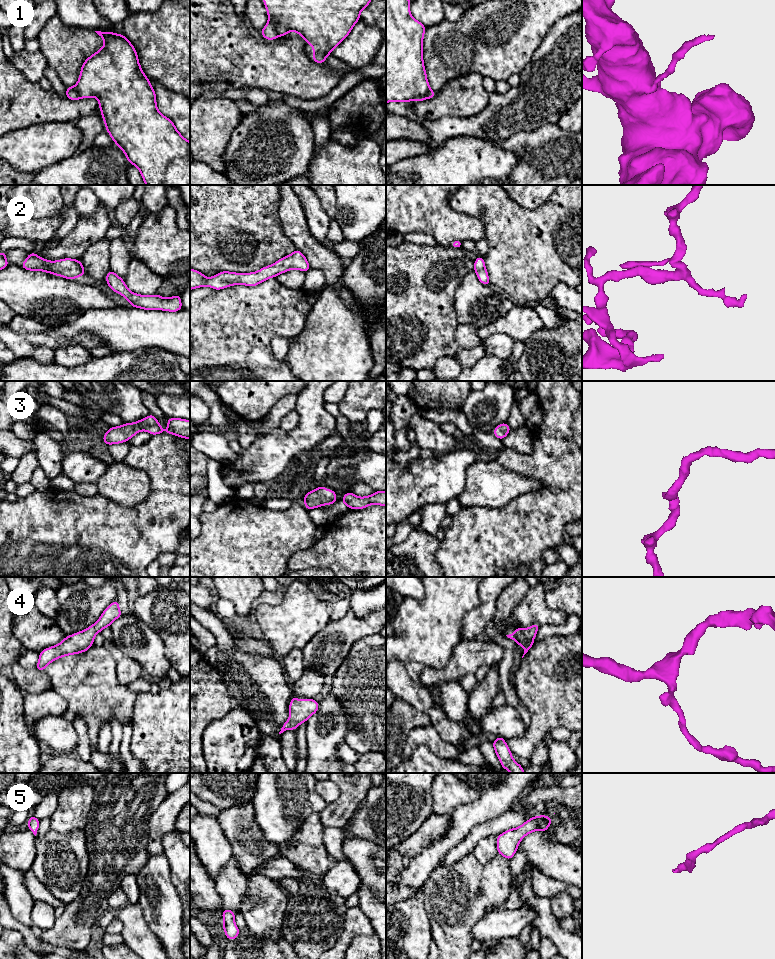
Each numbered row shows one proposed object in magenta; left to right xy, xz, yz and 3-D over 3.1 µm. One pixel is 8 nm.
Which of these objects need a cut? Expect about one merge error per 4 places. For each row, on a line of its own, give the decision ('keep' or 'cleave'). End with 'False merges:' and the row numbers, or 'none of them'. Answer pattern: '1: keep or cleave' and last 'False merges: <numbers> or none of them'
1: cleave
2: keep
3: keep
4: keep
5: keep
False merges: 1

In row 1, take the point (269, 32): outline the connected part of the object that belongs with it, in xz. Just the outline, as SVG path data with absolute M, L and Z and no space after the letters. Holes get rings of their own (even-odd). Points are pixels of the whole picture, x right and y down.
M268 21L268 23L261 30L261 33L262 33L263 38L267 40L274 40L278 36L275 26L271 21Z

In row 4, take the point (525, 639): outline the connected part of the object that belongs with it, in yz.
M535 623L531 627L527 629L523 628L514 628L514 634L506 635L508 638L516 641L516 645L521 645L524 647L524 655L528 652L528 650L533 646L534 638L538 631L540 624Z

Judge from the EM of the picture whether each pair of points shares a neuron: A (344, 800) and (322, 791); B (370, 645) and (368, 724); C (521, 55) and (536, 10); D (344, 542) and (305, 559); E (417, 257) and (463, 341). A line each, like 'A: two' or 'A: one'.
A: two
B: one
C: one
D: one
E: two

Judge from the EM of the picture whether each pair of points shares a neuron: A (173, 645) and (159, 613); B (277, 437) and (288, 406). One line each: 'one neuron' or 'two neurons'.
A: one neuron
B: two neurons

